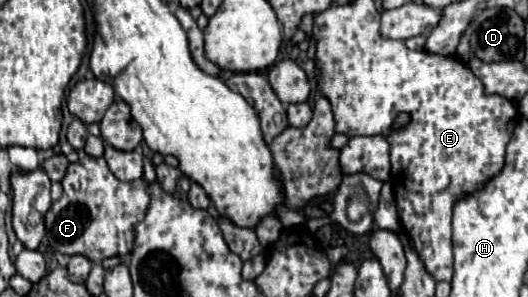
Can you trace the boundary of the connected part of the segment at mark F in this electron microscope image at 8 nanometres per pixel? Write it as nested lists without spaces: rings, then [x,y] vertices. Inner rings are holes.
[[[81,150],[79,162],[69,164],[61,184],[63,194],[45,216],[47,240],[53,250],[69,256],[81,254],[93,262],[125,256],[133,250],[133,226],[143,220],[149,204],[145,180],[121,182],[111,174],[105,158],[93,158]]]

